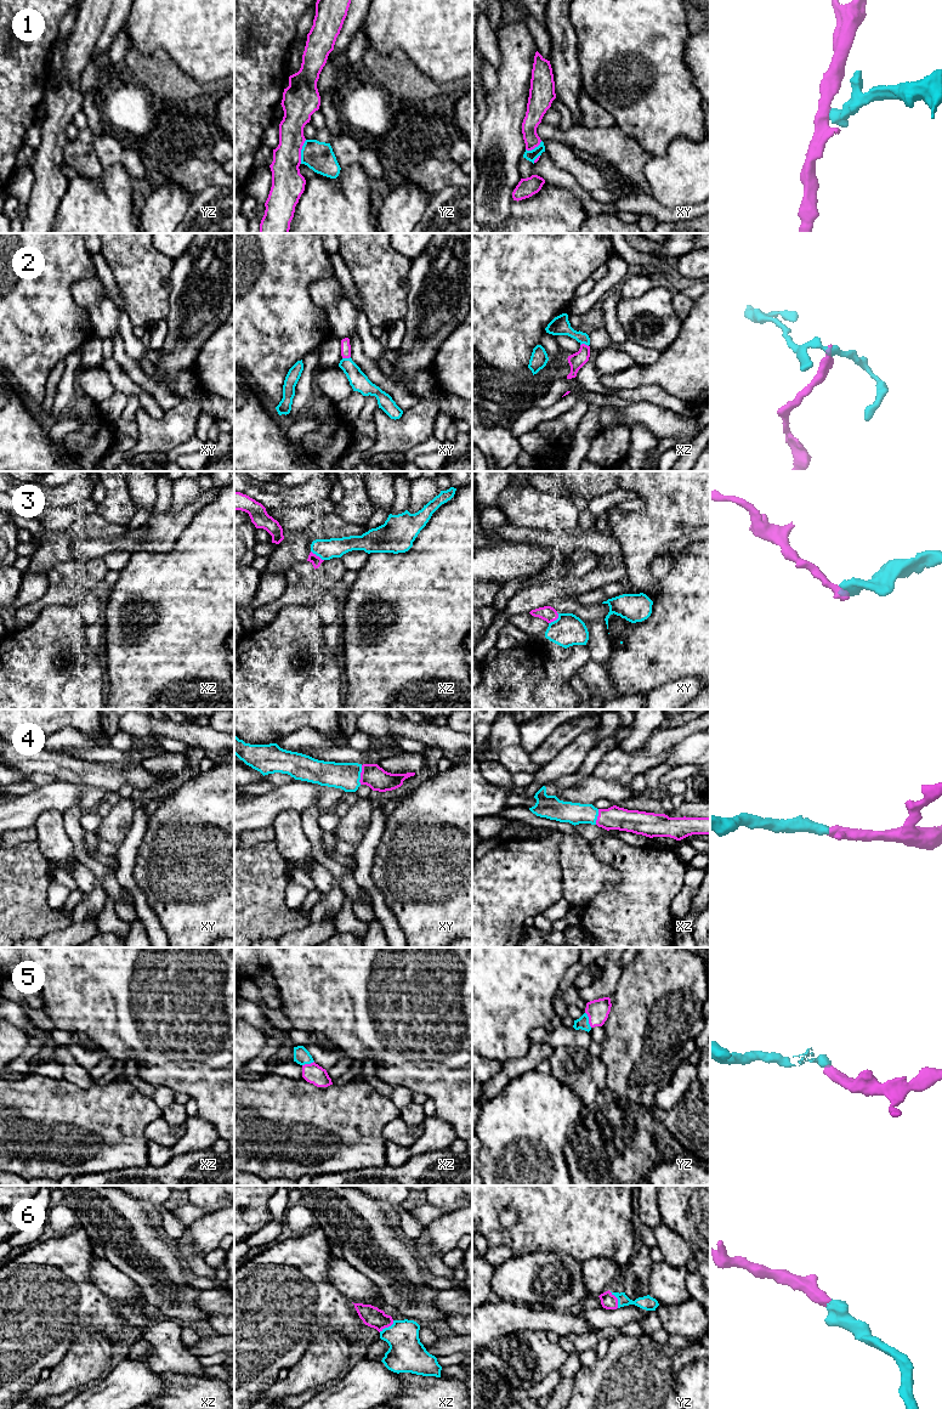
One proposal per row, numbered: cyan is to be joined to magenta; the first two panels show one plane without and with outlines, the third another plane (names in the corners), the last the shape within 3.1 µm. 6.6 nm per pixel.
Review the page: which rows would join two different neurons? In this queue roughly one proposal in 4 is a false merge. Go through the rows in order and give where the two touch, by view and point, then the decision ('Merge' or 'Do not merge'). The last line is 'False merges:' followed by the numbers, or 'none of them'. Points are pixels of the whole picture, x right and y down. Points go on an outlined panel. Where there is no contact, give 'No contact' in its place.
1: Touches magenta at yz (300, 152). Do not merge
2: Touches magenta at xy (346, 357). Do not merge
3: Touches magenta at xy (555, 620). Do not merge
4: Touches magenta at xy (361, 775). Merge
5: Touches magenta at yz (589, 1019). Merge
6: Touches magenta at xz (386, 1327). Merge
False merges: 1, 2, 3

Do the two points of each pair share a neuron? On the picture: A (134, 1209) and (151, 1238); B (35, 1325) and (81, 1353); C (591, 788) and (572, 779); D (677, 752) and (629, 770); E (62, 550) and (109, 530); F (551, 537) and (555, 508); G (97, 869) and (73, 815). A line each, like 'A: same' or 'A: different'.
A: same
B: different
C: different
D: different
E: same
F: different
G: same

